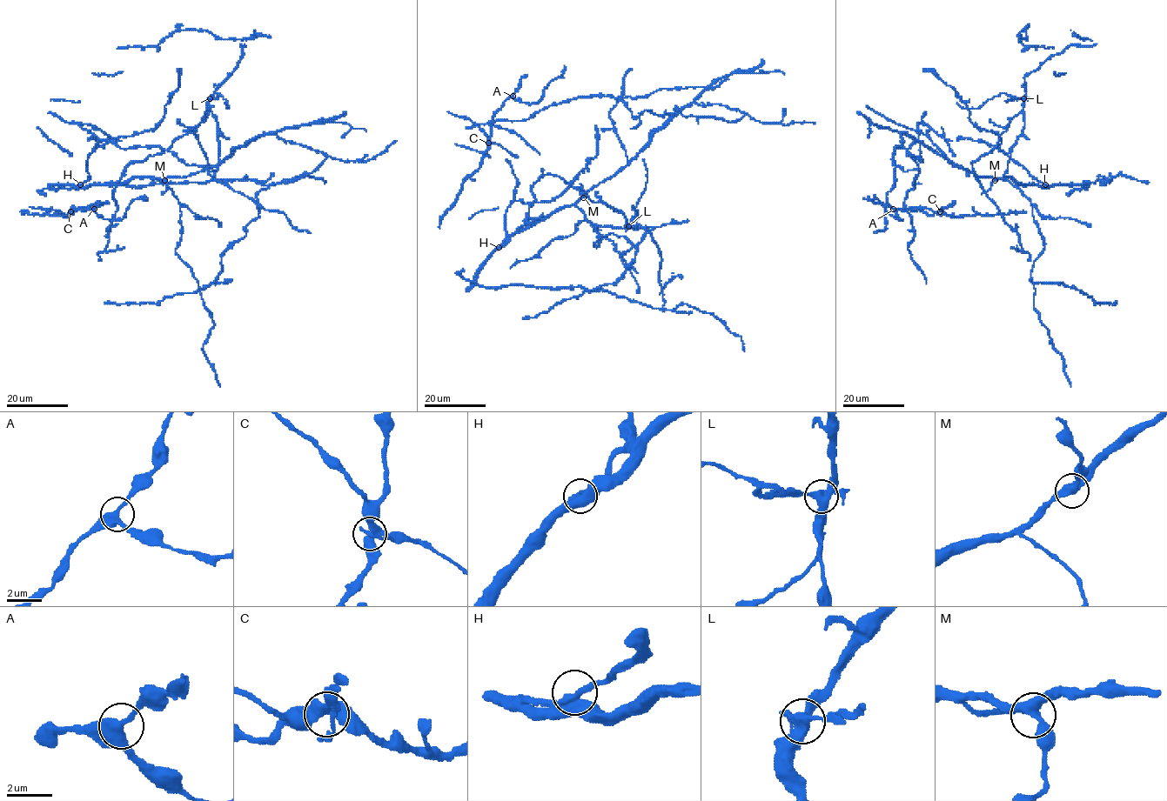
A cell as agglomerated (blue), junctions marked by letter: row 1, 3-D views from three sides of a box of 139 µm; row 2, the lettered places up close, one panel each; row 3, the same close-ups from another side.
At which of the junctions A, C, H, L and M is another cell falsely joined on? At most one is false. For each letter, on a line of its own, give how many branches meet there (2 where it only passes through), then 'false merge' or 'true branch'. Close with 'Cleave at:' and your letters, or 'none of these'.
A: 3 | true branch
C: 3 | true branch
H: 3 | true branch
L: 4 | false merge
M: 3 | true branch
Cleave at: L

